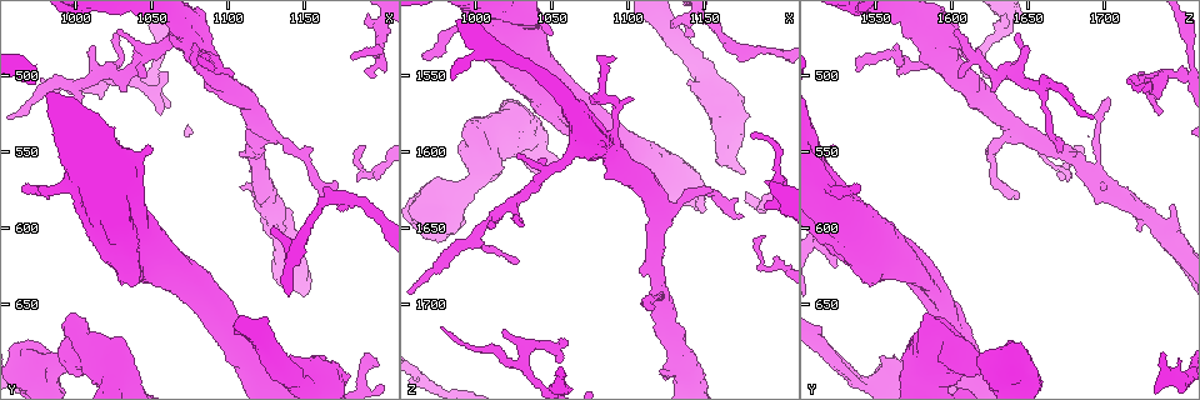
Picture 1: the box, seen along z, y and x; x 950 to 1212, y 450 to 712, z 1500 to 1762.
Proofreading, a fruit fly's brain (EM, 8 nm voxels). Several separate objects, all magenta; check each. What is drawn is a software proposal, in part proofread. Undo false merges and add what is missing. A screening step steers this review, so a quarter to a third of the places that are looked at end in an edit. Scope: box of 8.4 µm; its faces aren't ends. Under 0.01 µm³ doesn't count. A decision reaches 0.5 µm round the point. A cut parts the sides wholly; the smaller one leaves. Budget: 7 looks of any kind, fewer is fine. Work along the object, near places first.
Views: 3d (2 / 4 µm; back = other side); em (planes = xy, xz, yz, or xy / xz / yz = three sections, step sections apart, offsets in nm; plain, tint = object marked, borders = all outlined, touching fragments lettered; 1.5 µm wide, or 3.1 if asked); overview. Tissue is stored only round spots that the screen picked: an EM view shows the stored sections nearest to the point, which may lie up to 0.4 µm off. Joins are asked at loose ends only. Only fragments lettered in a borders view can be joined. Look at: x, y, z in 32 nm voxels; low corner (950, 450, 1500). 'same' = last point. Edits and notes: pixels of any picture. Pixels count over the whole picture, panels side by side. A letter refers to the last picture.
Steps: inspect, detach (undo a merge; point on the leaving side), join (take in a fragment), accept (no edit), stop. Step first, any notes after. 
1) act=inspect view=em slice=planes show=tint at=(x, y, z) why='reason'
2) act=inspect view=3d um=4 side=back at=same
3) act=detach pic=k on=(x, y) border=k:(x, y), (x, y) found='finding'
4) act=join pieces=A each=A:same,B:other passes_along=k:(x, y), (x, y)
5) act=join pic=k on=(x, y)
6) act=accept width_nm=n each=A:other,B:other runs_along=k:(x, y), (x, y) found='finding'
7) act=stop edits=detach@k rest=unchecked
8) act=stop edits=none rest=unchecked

act=inspect view=3d um=2 at=(1030, 498, 1738) why='three arms meet'

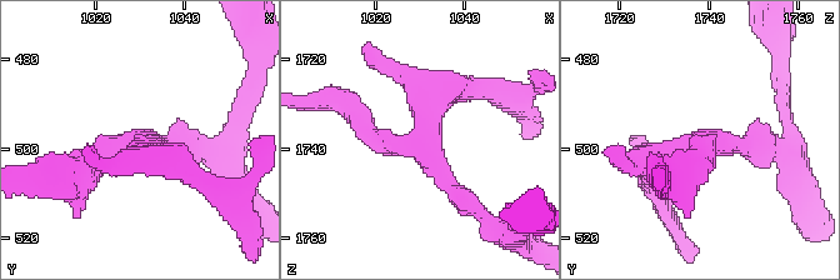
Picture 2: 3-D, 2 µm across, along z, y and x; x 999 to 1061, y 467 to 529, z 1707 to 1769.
act=inspect view=em slice=planes show=borders at=(1031, 498, 1740) why='shape alone is not enough'

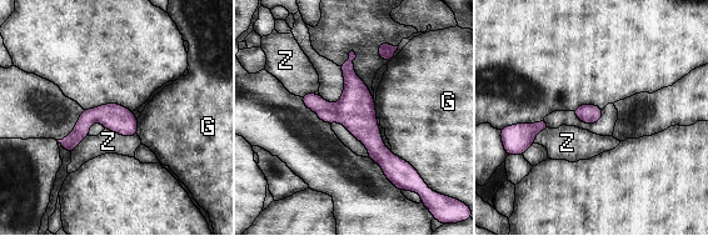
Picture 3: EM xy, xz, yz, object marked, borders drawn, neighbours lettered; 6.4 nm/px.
act=accept longest_contact=G:260nm each=G:other,Z:other border=3:(105, 127), (124, 135), (136, 135) found='continuous, no second neuron'

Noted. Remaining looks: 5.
act=inspect view=3d um=2 side=back at=(1026, 546, 1670)

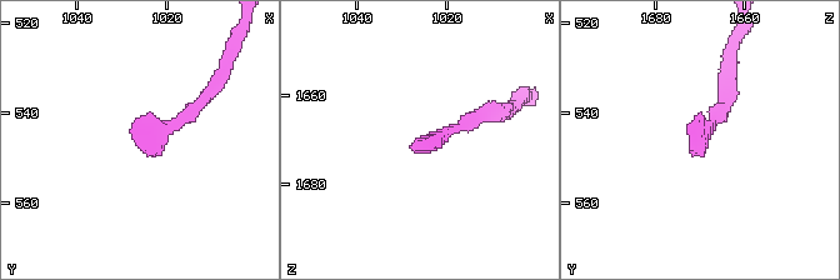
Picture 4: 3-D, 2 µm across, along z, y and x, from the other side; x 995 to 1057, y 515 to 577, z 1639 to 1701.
act=inspect view=em slice=yz step=8 show=borders at=(1027, 547, 1672)

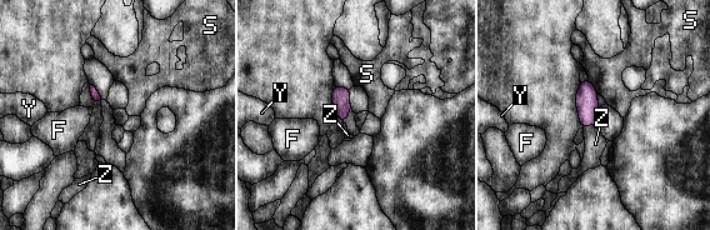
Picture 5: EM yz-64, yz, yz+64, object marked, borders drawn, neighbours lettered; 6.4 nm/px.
act=inspect view=em slice=planes show=borders at=same

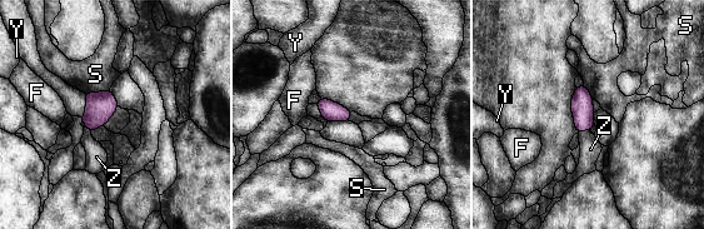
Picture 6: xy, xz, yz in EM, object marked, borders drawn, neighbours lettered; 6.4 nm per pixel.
act=join pieces=Z each=F:other,S:other,Y:other,Z:same passes_along=6:(582, 104), (583, 129), (590, 149) found='the neuron continues'

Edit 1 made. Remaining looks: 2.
act=inspect view=em slice=planes show=tint at=(1198, 484, 1620)

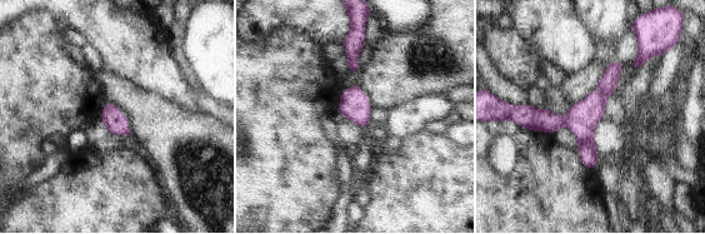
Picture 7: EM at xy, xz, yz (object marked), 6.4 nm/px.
act=inspect view=em slice=planes show=borders at=same why='see the neighbours'

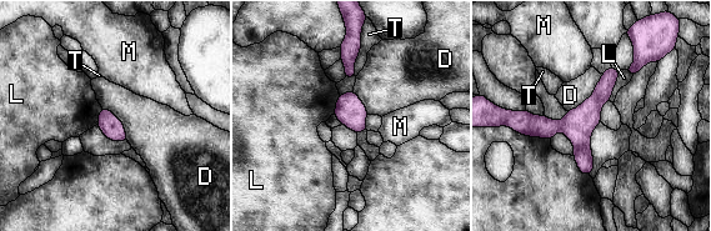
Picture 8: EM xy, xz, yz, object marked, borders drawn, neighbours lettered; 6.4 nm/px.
act=accept width_nm=140 each=D:other,L:other,M:other,T:other border=8:(604, 74), (594, 93), (567, 111) found='one neuron here'

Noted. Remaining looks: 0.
act=stop edits=join@6 rest=unchecked

